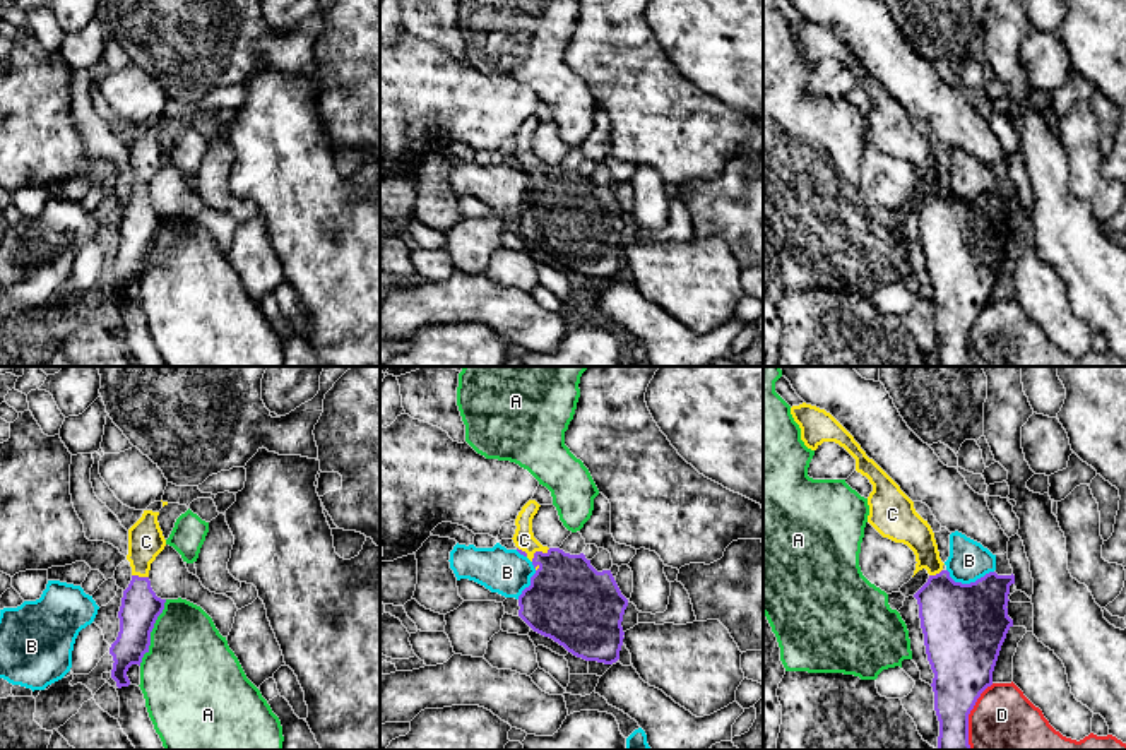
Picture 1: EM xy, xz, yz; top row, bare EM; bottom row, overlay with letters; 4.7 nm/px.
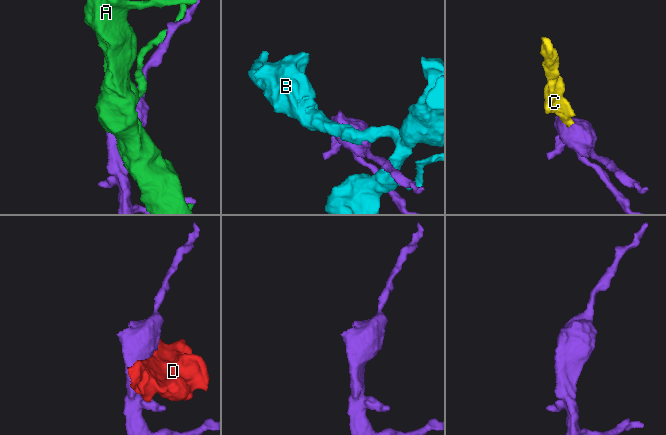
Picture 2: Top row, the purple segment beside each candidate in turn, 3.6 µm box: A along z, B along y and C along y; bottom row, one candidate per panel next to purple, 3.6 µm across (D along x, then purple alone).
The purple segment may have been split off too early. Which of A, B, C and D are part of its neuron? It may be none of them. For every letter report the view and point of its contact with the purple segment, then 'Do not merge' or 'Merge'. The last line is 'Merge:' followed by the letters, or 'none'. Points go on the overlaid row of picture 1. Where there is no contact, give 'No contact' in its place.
A: Touches purple at xy (151, 630). Do not merge
B: Touches purple at yz (971, 583). Do not merge
C: Touches purple at xz (538, 552). Merge
D: Touches purple at yz (967, 716). Do not merge
Merge: C

